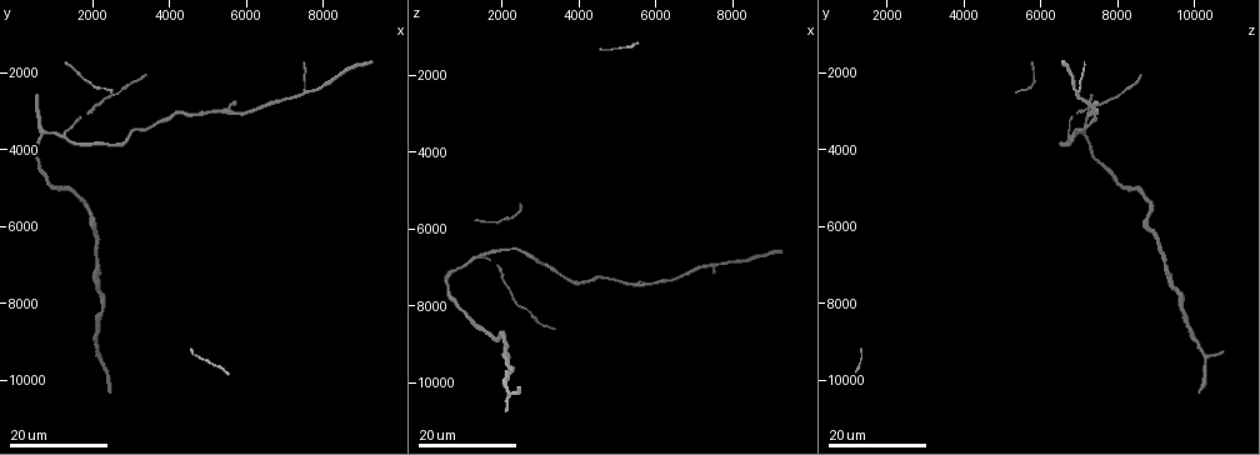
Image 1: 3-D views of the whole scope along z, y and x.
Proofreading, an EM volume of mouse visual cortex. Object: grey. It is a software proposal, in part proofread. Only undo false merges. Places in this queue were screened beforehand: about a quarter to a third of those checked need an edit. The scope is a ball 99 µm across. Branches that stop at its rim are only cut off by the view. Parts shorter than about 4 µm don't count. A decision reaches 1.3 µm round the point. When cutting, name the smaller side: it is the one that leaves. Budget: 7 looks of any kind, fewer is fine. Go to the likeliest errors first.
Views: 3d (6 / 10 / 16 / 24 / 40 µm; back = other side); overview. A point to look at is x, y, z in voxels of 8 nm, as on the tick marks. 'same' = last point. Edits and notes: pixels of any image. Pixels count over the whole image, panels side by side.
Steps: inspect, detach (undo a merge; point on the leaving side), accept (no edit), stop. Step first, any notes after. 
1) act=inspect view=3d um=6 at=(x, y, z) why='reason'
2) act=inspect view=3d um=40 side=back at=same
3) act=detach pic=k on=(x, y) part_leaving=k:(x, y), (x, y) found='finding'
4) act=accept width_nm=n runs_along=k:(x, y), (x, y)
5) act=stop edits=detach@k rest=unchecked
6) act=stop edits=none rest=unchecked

act=inspect view=3d um=24 at=(1300, 3600, 6750) why='three-way junction'

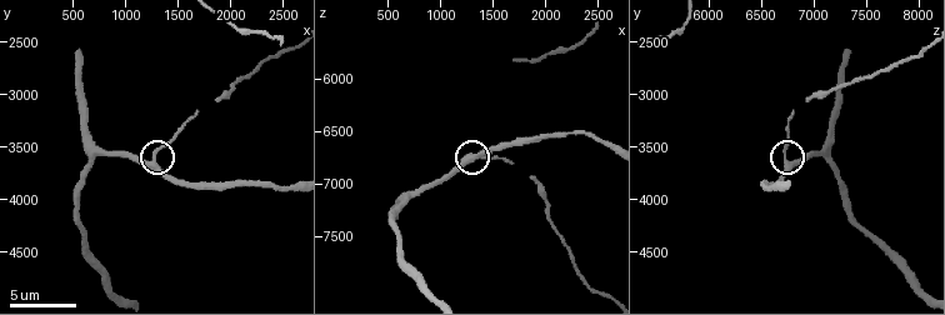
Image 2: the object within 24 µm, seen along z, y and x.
act=inspect view=3d um=6 at=(1260, 3660, 6720) why='closer look'

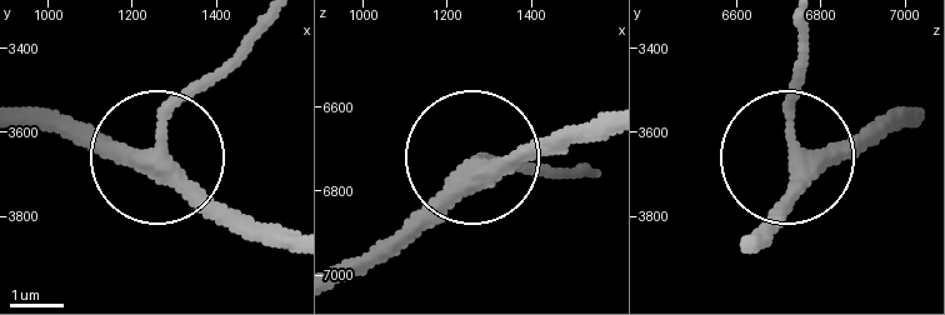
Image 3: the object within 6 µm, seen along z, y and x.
act=accept runs_along=3:(558, 143), (469, 156), (571, 170) found='continuous, no second cell'

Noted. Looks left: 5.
act=inspect view=3d um=24 at=(7550, 2500, 7000) why='arms part here'

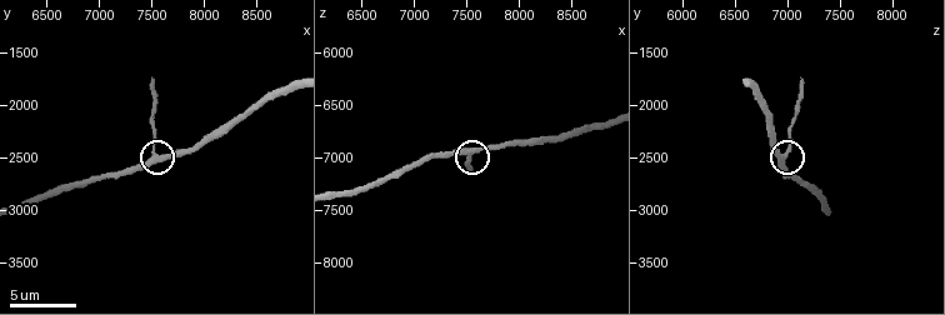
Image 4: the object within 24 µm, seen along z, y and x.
act=inspect view=3d um=6 at=(7500, 2500, 7000) why='closer look'

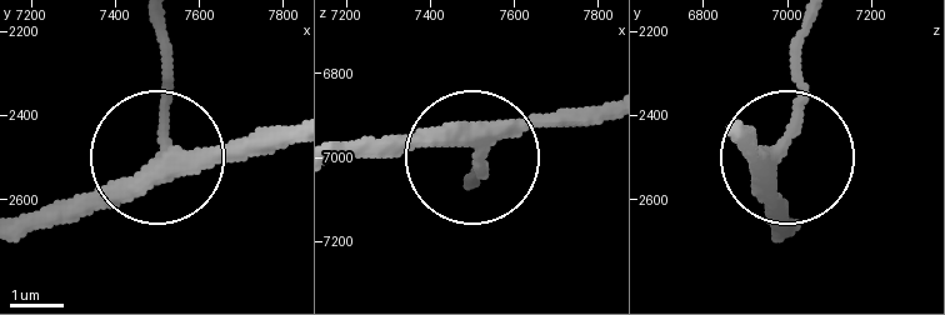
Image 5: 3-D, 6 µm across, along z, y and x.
act=accept side_arm_um=6 runs_along=5:(33, 211), (100, 201), (154, 170), (168, 144), (168, 28) found='continuous, no second cell'

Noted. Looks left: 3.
act=inspect view=3d um=16 at=(1900, 2200, 5750)

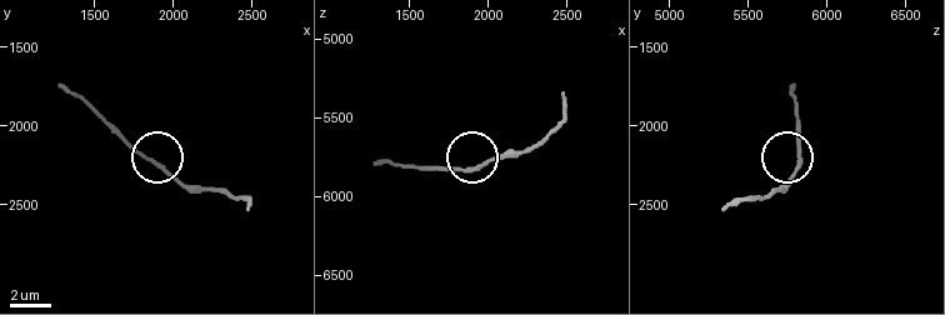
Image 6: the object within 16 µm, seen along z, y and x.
act=inspect view=3d um=10 at=(1860, 2220, 5840)

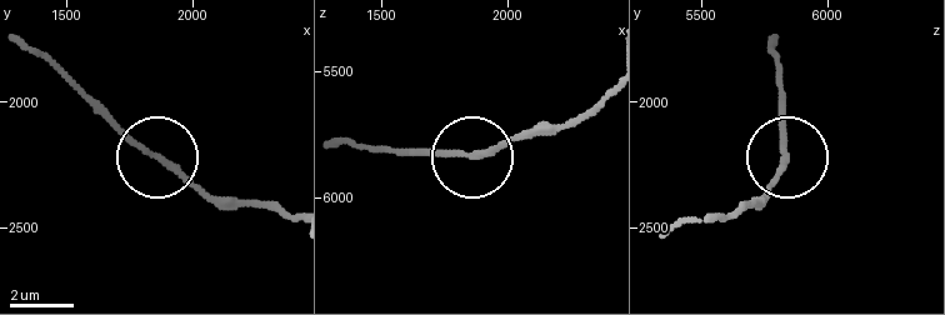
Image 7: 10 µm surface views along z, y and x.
act=accept side_arm_um=6 found='continuous, no second cell'

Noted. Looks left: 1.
act=stop edits=none rest=unchecked

